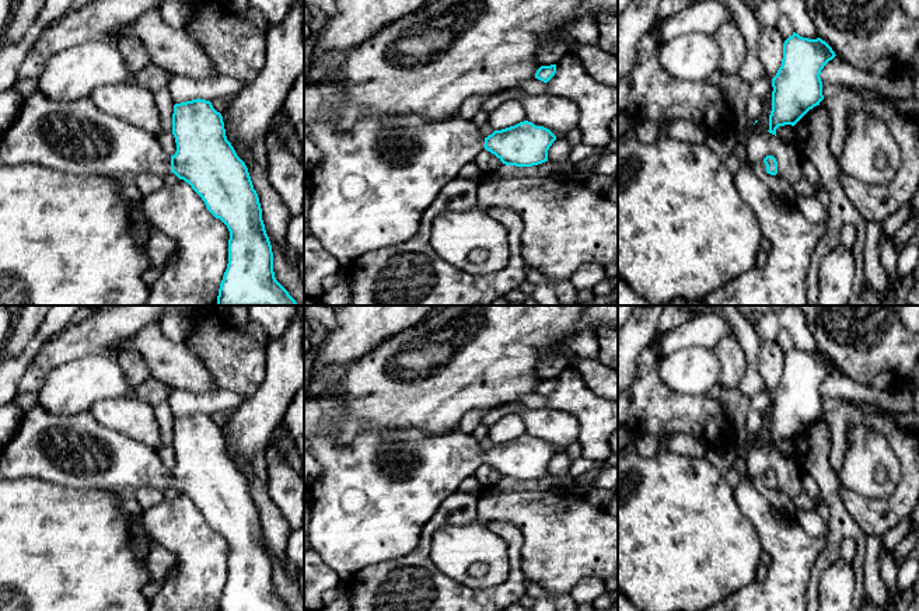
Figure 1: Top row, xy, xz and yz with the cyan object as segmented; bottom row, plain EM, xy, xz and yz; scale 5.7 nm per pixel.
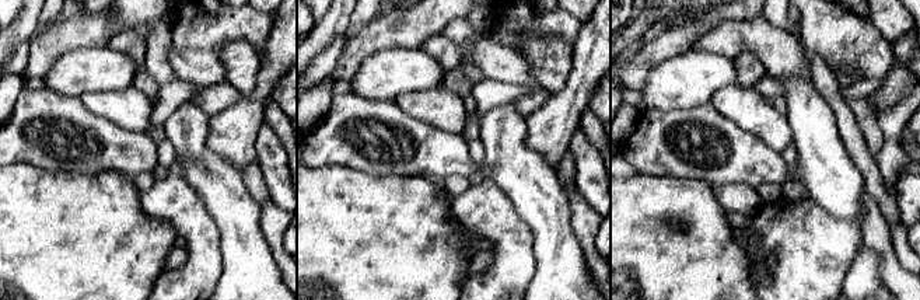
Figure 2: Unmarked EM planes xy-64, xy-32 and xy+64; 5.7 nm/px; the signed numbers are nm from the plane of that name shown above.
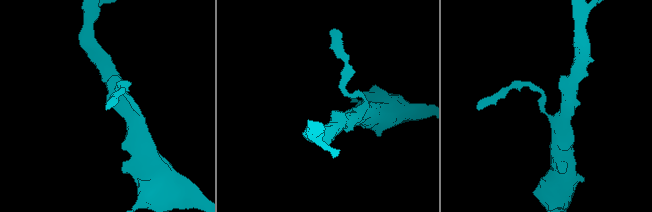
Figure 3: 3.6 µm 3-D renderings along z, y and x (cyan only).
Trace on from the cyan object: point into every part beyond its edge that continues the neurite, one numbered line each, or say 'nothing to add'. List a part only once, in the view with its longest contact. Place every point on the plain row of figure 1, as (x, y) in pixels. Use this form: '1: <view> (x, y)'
1: xy (76, 450)

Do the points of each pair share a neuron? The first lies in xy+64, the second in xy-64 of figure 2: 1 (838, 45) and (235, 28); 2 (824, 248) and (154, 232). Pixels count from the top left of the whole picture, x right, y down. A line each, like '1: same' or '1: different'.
1: different
2: different

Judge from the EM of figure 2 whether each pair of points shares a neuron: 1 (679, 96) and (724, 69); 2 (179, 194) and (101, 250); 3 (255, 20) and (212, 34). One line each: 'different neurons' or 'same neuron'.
1: same neuron
2: different neurons
3: same neuron

